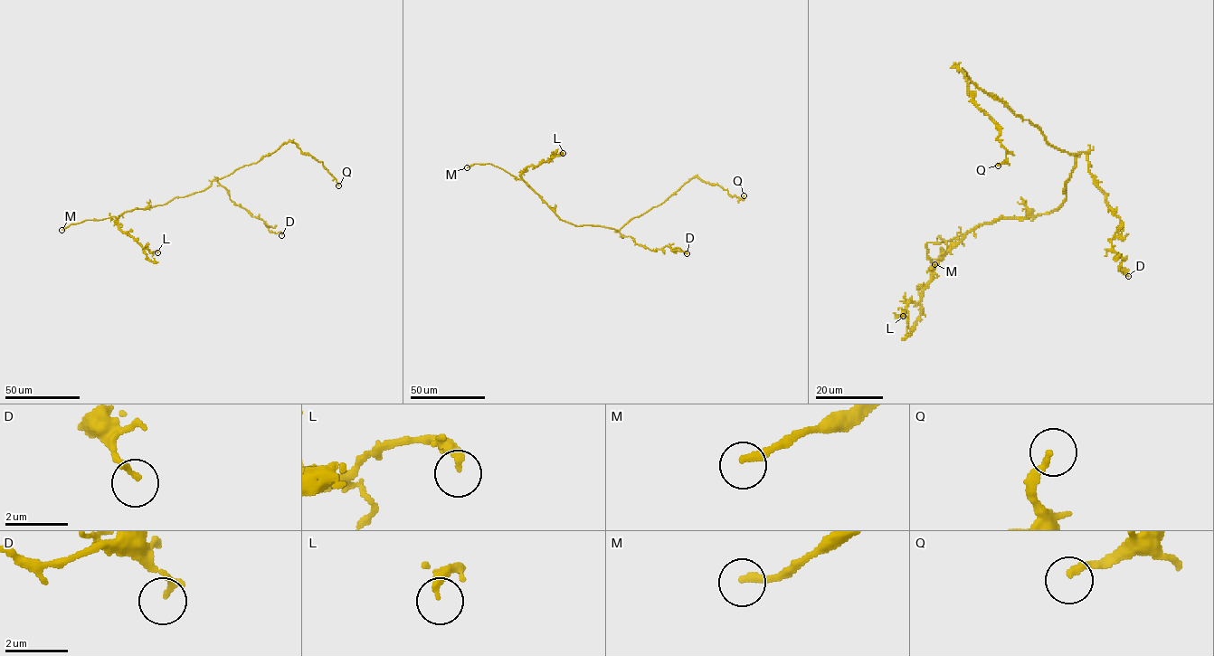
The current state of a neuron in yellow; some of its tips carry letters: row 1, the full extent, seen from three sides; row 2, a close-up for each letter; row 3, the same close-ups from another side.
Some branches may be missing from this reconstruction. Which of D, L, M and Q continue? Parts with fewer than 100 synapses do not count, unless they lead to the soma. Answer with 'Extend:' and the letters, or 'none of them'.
Extend: M

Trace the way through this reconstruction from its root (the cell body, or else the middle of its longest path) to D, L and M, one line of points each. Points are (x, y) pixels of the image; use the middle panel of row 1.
D: (615, 230), (650, 250), (668, 246), (672, 251), (687, 253)
L: (615, 230), (576, 226), (562, 221), (523, 179), (521, 174), (528, 166), (538, 166), (552, 156), (563, 153)
M: (615, 230), (576, 226), (562, 221), (522, 179), (498, 166), (486, 164), (467, 167)

